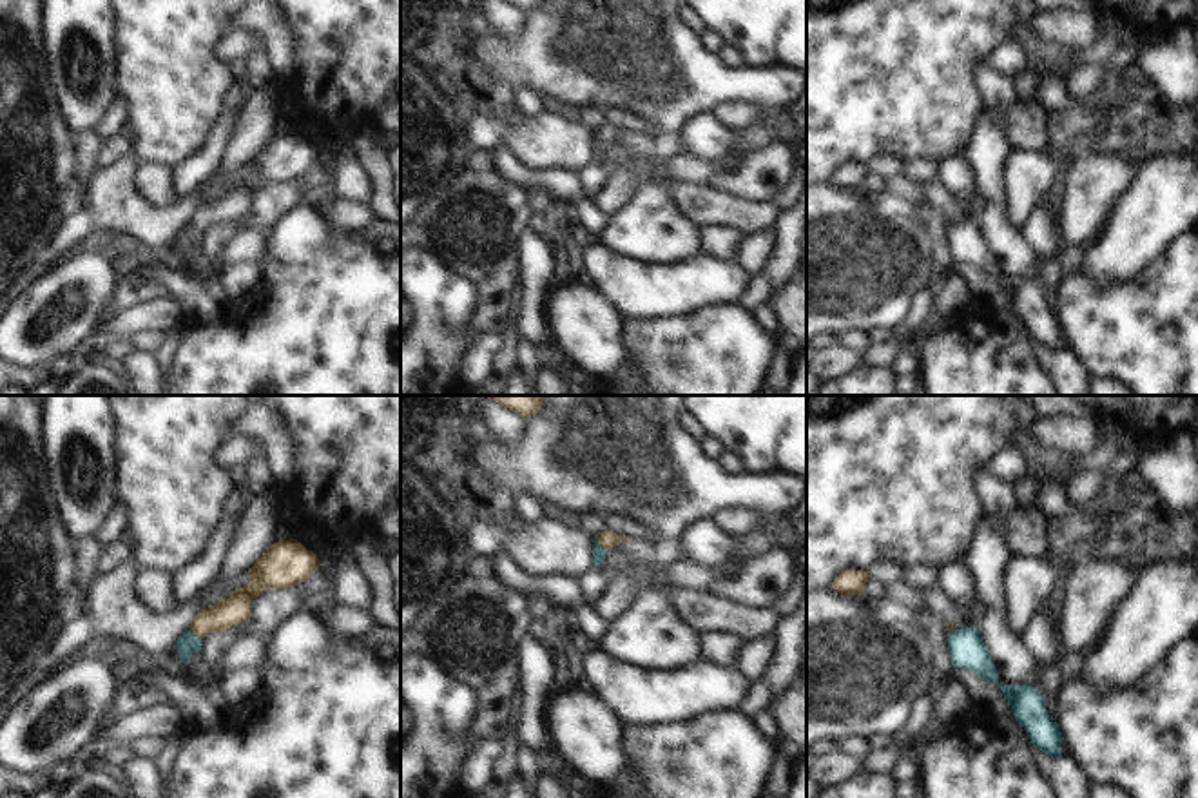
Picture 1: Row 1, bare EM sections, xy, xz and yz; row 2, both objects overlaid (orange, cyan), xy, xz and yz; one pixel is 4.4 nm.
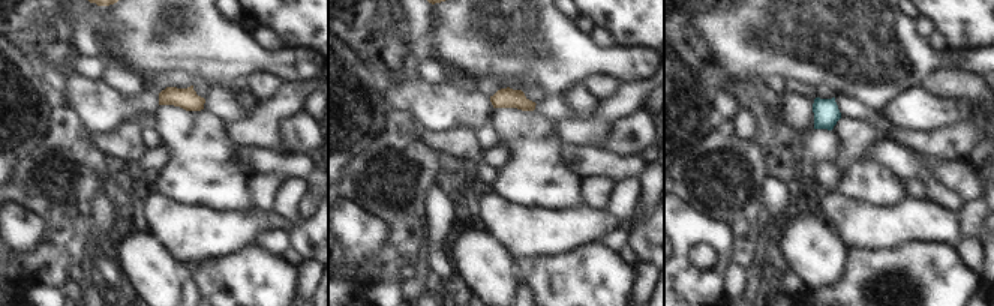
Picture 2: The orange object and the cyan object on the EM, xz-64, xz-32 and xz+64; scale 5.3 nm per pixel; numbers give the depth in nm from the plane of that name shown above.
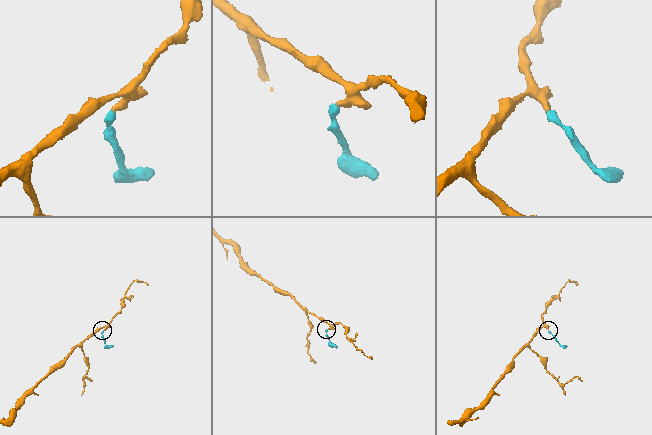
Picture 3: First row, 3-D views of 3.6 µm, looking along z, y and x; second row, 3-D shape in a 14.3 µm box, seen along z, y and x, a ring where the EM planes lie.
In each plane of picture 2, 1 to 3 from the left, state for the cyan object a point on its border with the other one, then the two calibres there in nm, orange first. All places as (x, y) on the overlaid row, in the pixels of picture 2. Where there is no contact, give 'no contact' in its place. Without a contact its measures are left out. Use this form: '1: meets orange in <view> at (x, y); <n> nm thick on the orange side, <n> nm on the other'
1: no contact
2: no contact
3: no contact

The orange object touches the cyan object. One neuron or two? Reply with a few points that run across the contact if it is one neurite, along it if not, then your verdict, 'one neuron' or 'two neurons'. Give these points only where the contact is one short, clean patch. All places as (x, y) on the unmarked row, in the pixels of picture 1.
xz (606, 133), (600, 138), (598, 147) | one neuron

